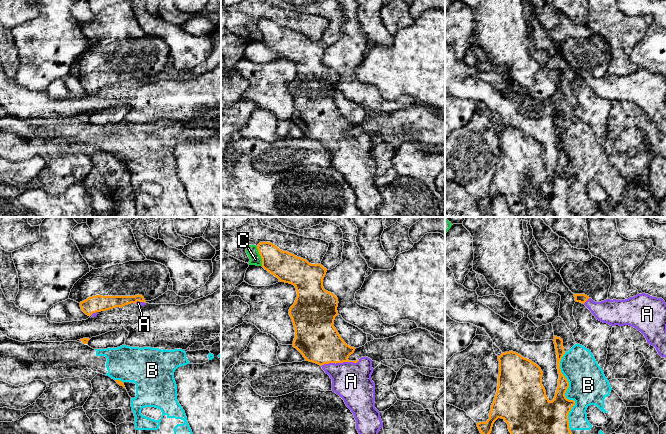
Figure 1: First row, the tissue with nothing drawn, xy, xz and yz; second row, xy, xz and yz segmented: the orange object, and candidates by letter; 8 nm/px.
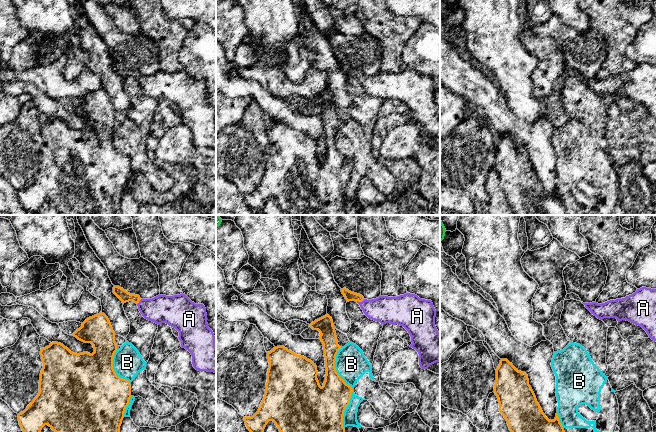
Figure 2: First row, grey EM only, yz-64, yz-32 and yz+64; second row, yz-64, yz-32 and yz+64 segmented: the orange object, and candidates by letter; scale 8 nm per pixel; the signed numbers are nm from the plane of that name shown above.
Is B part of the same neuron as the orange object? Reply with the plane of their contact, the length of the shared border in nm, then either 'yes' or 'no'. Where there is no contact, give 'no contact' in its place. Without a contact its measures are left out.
contact in yz; length 650 nm; no

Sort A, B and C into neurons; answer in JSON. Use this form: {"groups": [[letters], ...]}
{"groups": [["A"], ["B"], ["C"]]}

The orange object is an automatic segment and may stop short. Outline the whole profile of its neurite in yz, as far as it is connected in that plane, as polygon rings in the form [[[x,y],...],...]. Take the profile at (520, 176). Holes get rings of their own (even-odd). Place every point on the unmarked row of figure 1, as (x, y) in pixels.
[[[554,112],[553,117],[557,131],[559,155],[552,177],[546,172],[545,164],[542,161],[543,148],[537,140],[513,127],[498,132],[498,162],[489,195],[486,198],[477,199],[477,203],[484,213],[489,212],[494,198],[501,194],[508,200],[509,208],[518,217],[575,217],[568,196],[568,190],[575,181],[575,177],[569,176],[565,172],[569,158],[560,145],[560,137],[565,130],[563,116]]]

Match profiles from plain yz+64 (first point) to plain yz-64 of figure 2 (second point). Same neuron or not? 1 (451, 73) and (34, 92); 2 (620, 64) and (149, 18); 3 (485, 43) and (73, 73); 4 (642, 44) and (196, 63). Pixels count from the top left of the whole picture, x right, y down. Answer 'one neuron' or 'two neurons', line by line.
1: one neuron
2: one neuron
3: one neuron
4: one neuron

